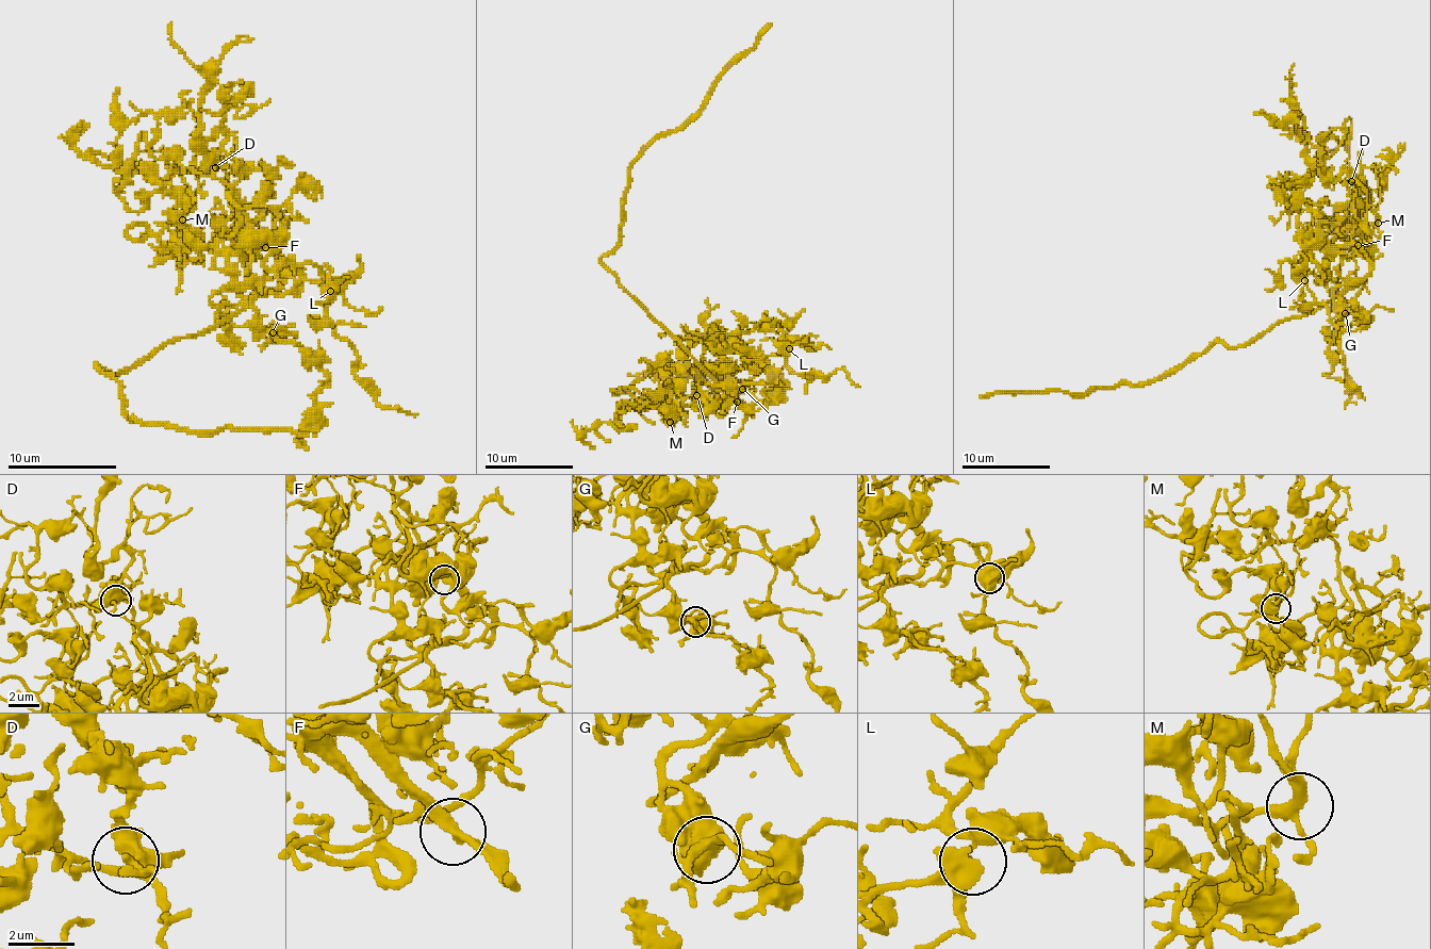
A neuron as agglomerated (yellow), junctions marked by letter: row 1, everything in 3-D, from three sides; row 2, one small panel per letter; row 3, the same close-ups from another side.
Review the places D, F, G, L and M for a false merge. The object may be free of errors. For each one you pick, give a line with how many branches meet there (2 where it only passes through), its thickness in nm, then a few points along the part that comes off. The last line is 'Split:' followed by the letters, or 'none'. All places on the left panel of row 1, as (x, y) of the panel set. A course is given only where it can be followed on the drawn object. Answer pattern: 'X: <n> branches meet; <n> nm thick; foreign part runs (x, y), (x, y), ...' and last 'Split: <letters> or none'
Split: none

